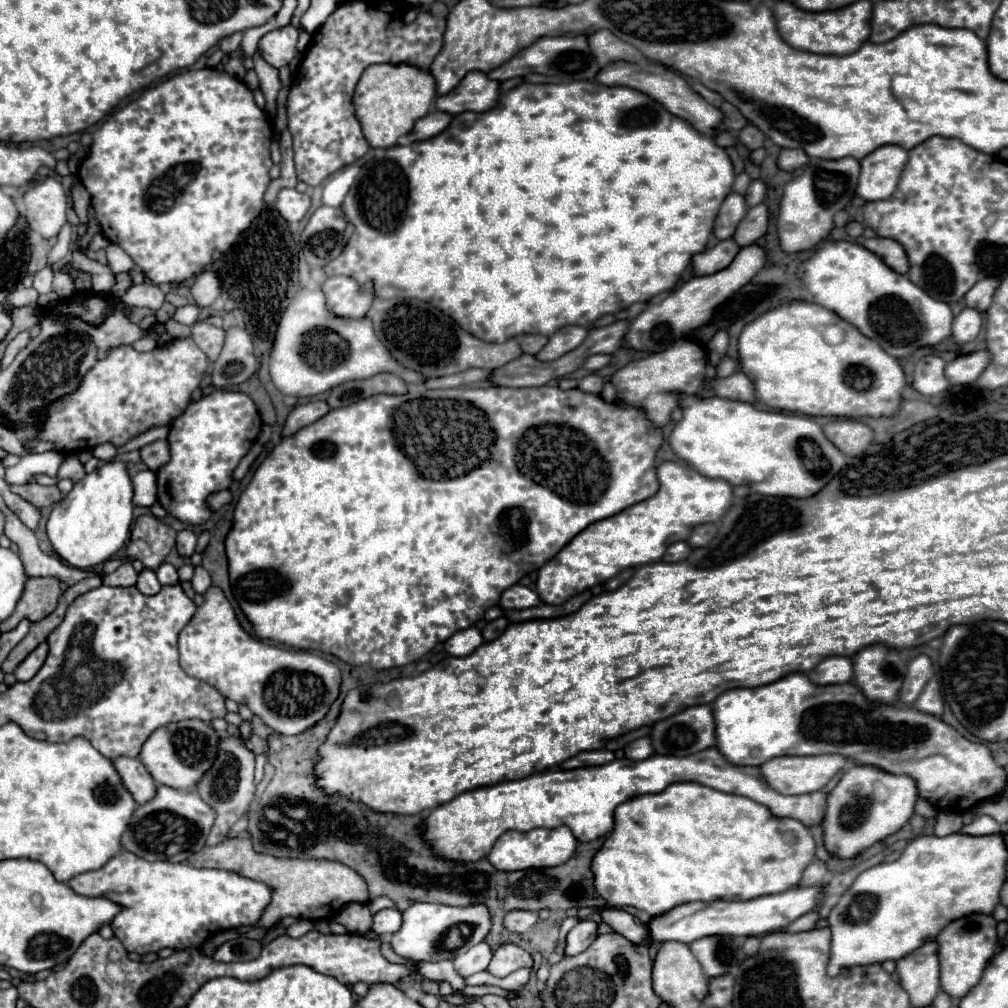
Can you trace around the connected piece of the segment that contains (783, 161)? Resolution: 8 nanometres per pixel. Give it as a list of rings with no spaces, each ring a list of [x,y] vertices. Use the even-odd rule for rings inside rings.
[[[784,148],[780,154],[778,154],[778,168],[780,170],[786,170],[786,172],[794,172],[798,168],[802,168],[804,164],[808,164],[808,156],[804,150],[796,148],[796,150],[790,150],[790,148]]]

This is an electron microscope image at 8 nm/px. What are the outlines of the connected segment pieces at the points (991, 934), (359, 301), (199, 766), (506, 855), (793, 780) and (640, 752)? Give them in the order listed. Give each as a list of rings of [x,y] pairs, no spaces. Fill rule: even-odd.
[[[972,914],[950,922],[938,936],[938,958],[940,958],[940,984],[952,998],[964,998],[978,982],[980,976],[996,952],[996,920],[984,914]]]
[[[330,276],[320,288],[326,296],[328,310],[344,318],[364,318],[374,300],[372,284],[368,284],[368,292],[360,292],[358,282],[348,276]]]
[[[202,720],[172,722],[152,732],[152,736],[148,736],[138,758],[148,768],[148,772],[152,772],[152,778],[156,780],[156,784],[164,784],[164,786],[178,788],[178,790],[188,790],[196,786],[202,774],[212,766],[216,758],[218,738],[220,736],[210,728],[208,722],[202,722]]]
[[[560,826],[554,830],[536,828],[526,834],[510,830],[496,840],[492,852],[488,854],[488,860],[494,868],[500,868],[502,872],[514,872],[514,870],[526,870],[526,868],[552,868],[568,862],[574,850],[576,850],[576,838],[566,826]]]
[[[838,754],[778,756],[764,762],[760,766],[760,774],[776,792],[786,796],[800,796],[822,790],[844,766],[846,758]]]
[[[648,736],[634,740],[632,744],[626,746],[626,758],[630,760],[646,760],[648,756],[652,756],[652,742],[648,740]]]

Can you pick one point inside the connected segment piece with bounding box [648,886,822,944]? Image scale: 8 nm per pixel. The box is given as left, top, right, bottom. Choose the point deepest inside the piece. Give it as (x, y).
(687, 922)

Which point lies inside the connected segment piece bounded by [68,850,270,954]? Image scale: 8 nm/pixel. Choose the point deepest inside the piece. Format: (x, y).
(166, 905)

